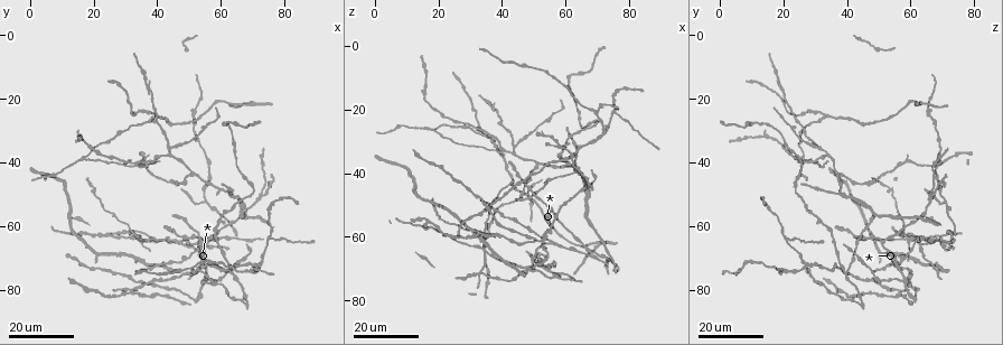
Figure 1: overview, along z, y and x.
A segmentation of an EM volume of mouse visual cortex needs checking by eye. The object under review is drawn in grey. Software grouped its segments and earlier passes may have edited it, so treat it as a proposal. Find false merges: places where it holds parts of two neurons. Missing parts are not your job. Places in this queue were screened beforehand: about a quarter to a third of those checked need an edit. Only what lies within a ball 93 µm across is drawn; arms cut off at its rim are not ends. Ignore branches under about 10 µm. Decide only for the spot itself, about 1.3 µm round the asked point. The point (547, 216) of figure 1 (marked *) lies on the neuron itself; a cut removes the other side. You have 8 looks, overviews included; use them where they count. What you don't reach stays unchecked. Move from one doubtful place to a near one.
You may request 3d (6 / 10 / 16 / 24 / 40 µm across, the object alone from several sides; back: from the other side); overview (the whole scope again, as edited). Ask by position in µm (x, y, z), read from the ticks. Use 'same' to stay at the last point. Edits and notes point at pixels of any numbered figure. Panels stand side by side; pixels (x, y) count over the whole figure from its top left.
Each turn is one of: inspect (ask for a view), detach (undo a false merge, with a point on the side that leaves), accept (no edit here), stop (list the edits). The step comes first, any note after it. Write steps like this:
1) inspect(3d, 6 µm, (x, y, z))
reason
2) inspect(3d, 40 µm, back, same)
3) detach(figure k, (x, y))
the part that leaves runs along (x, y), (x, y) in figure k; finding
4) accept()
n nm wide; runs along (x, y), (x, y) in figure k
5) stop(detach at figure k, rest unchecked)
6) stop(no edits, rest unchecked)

inspect(3d, 16 µm, (75, 63, 21))
four-way junction

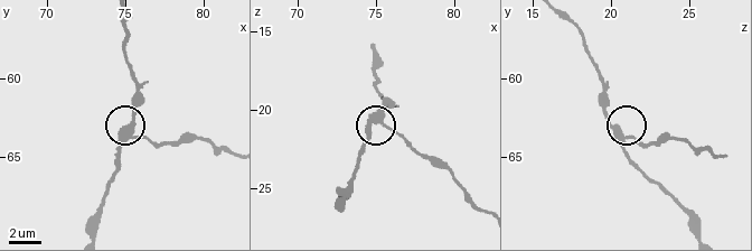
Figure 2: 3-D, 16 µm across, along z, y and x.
inspect(3d, 6 µm, (75.4, 63.8, 20.8))
closer look

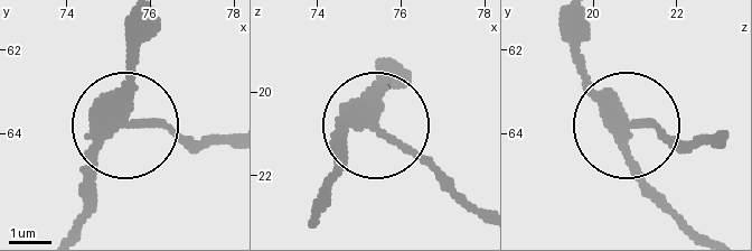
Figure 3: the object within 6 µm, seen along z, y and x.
accept()
300 nm wide; runs along (693, 230), (636, 166), (629, 127), (722, 143) in figure 3; continuous, no second neuron

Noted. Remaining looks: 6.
inspect(3d, 16 µm, (44, 36, 32))
two arms in line, one across

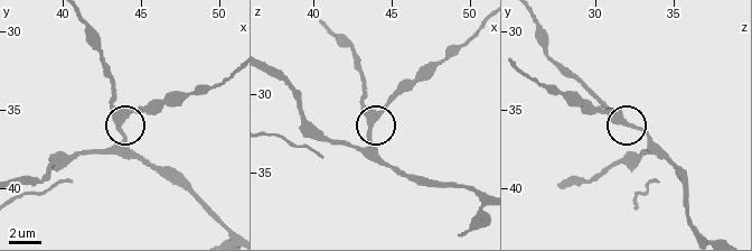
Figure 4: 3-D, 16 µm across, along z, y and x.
inspect(3d, 10 µm, (43.6, 35.2, 31.0))
zoom in

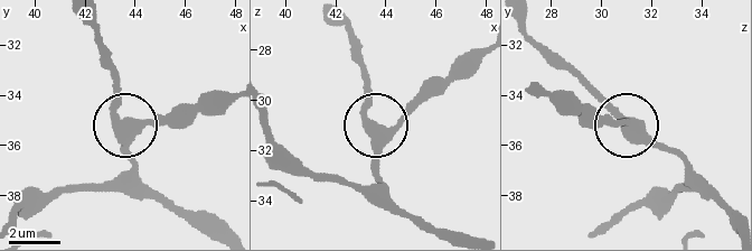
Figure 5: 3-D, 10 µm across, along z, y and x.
inspect(3d, 6 µm, (43.6, 35.0, 31.1))

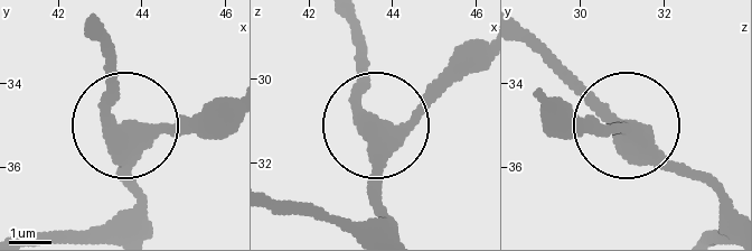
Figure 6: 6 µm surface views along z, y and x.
accept()
380 nm wide; runs along (148, 214), (127, 178), (130, 131), (231, 128) in figure 6; one neuron here

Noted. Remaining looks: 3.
inspect(3d, 16 µm, (17, 38, 26))

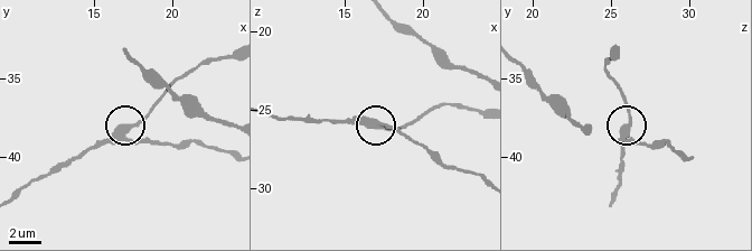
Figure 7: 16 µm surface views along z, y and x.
inspect(3d, 6 µm, (16.8, 38.2, 26.0))

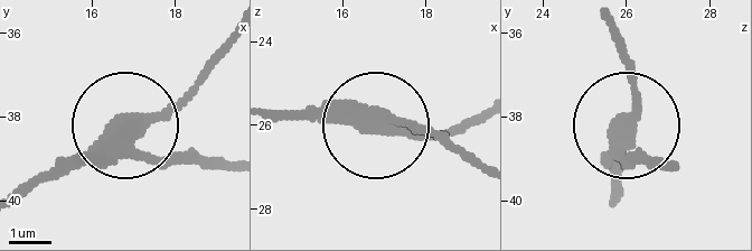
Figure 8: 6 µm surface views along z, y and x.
detach(figure 8, (179, 152))
3 arms; the part that leaves runs along (127, 155), (231, 166) in figure 8; a second neuron is stuck on

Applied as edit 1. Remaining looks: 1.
stop(detach at figure 8, rest unchecked)

